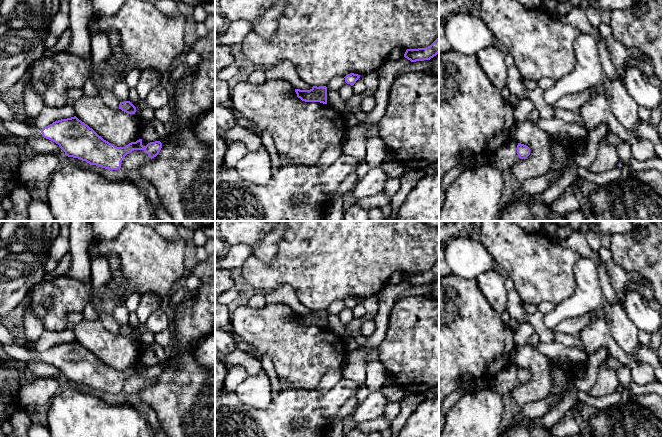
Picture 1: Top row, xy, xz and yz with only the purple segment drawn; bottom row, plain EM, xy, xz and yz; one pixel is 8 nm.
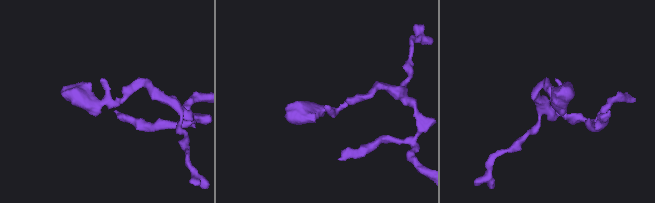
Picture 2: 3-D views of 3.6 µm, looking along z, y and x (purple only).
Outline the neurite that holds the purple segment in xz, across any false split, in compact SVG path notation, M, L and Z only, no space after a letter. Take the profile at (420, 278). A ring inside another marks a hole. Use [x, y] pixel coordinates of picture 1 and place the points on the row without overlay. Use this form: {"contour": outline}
{"contour": "M439 262L426 272L407 273L404 281L411 286L430 284L439 277Z"}

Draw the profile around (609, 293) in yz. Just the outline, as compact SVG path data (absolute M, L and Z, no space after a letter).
M598 263L597 267L598 267L598 274L599 274L600 283L601 283L602 292L603 292L605 301L607 303L617 302L616 292L613 288L608 270L601 263Z

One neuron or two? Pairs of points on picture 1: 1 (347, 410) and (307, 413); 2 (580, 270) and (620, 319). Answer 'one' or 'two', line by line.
1: two
2: two

